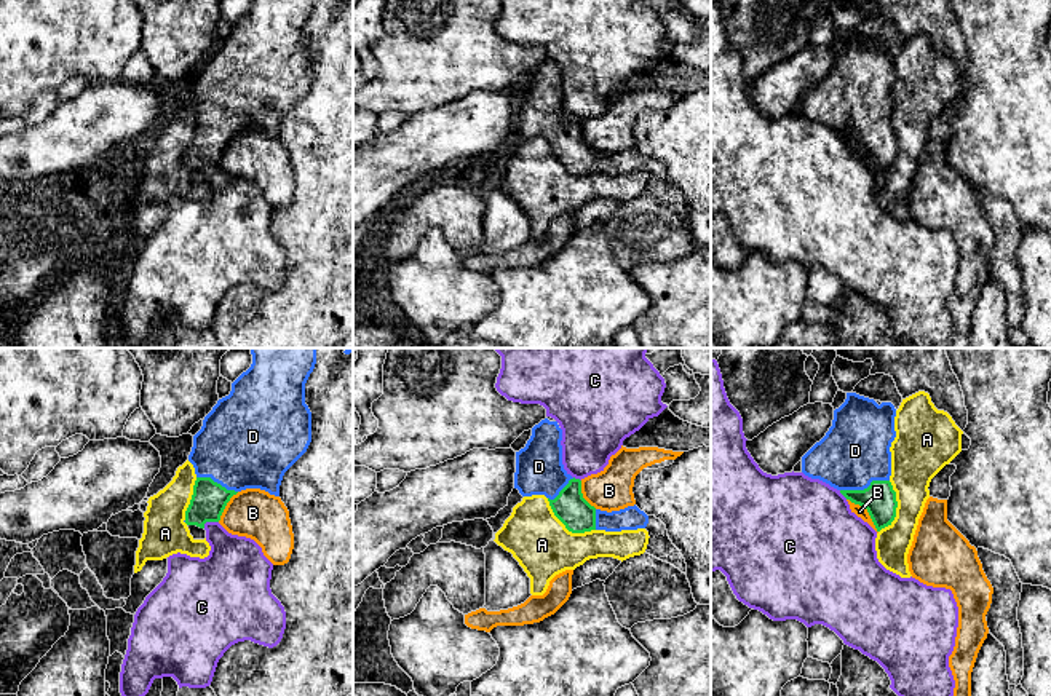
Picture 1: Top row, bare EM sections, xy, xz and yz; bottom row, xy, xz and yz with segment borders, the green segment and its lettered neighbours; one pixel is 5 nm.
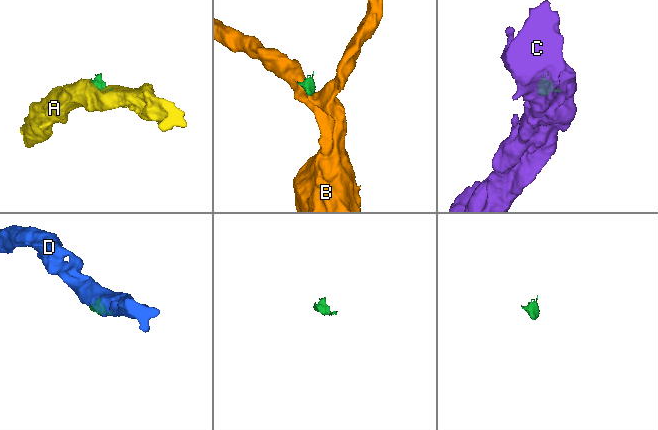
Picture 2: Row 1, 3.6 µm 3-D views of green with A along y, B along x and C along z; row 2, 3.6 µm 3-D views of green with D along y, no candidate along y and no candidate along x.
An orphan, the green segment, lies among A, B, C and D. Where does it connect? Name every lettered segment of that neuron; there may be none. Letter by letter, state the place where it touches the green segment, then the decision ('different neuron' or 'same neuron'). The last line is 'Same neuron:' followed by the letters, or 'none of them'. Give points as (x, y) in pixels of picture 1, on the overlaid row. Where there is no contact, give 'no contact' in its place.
A: contact xz (566, 527); different neuron
B: contact yz (868, 511); different neuron
C: contact xy (210, 521); different neuron
D: contact yz (864, 489); same neuron
Same neuron: D

